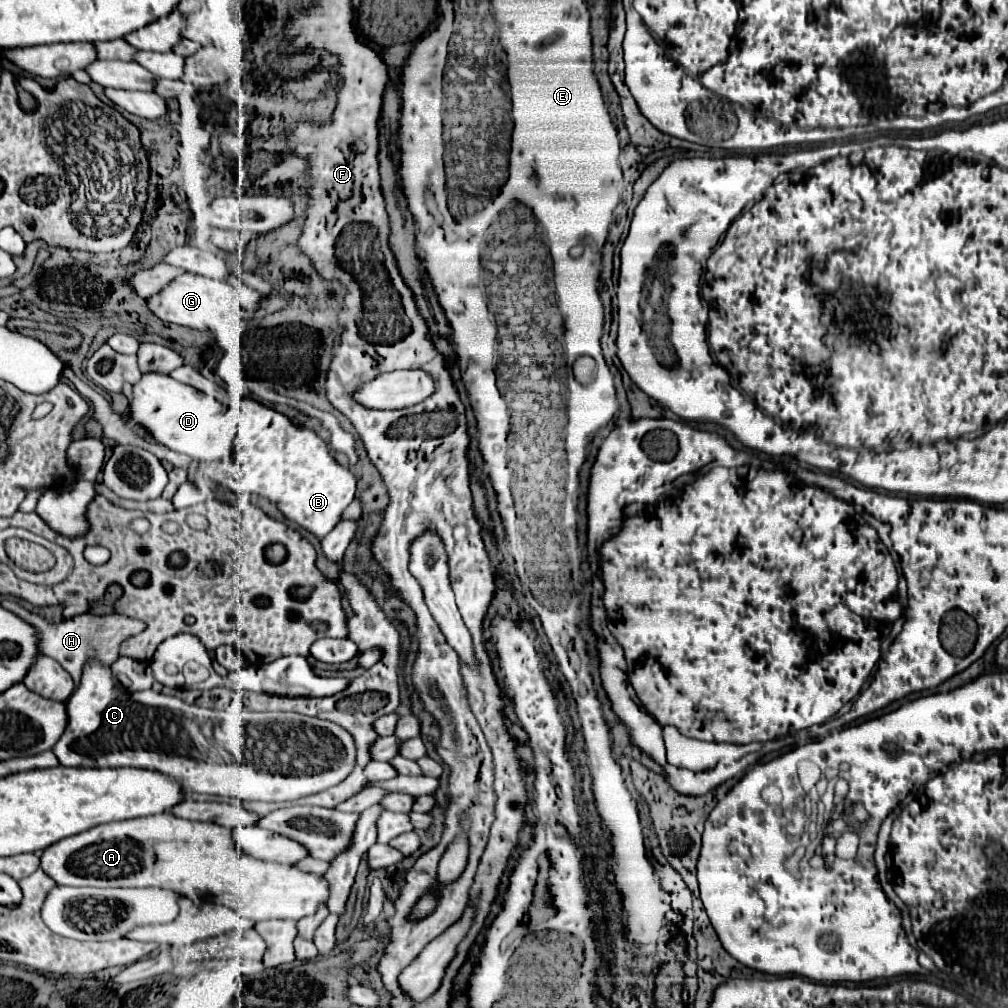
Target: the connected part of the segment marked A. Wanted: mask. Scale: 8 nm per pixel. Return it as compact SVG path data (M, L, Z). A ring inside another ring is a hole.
M167 812L107 822L83 834L63 838L43 850L41 870L65 886L157 886L183 896L201 890L211 902L229 906L241 918L253 922L273 918L299 920L315 914L317 906L329 898L329 884L323 876L237 854L229 828L211 822L191 822Z

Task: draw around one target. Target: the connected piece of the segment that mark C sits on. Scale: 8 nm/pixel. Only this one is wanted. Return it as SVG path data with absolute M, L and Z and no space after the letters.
M95 660L87 662L81 684L67 702L67 714L69 714L67 730L53 746L53 754L63 766L157 770L173 778L185 792L231 796L243 802L247 800L287 802L287 800L297 800L303 796L317 794L319 790L327 790L339 784L345 776L349 776L355 762L353 738L333 722L309 718L297 712L241 712L241 714L249 714L249 738L253 740L253 746L247 746L243 756L245 762L229 764L217 754L211 742L207 740L197 742L197 738L193 738L187 732L185 718L193 718L197 714L197 708L181 702L175 696L167 696L153 690L145 690L137 694L123 692L119 686L115 686L115 678L109 666L103 666Z

